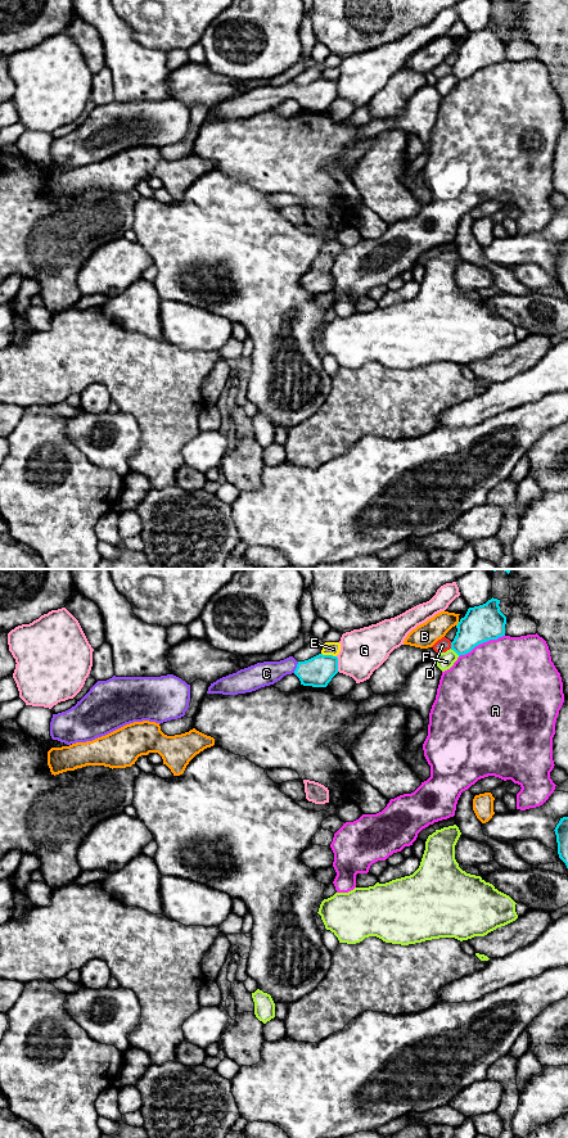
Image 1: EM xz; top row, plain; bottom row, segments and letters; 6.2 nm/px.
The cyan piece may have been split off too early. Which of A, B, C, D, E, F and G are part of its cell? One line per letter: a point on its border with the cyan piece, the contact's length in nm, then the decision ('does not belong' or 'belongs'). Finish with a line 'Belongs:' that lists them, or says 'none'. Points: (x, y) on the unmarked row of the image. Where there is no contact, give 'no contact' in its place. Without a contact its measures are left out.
A: xz (481, 67) | 320 nm | does not belong
B: xz (458, 49) | 40 nm | does not belong
C: xz (297, 91) | 80 nm | belongs
D: xz (451, 70) | 40 nm | does not belong
E: xz (329, 80) | 100 nm | does not belong
F: xz (455, 76) | 80 nm | does not belong
G: xz (337, 89) | 100 nm | does not belong
Belongs: C

